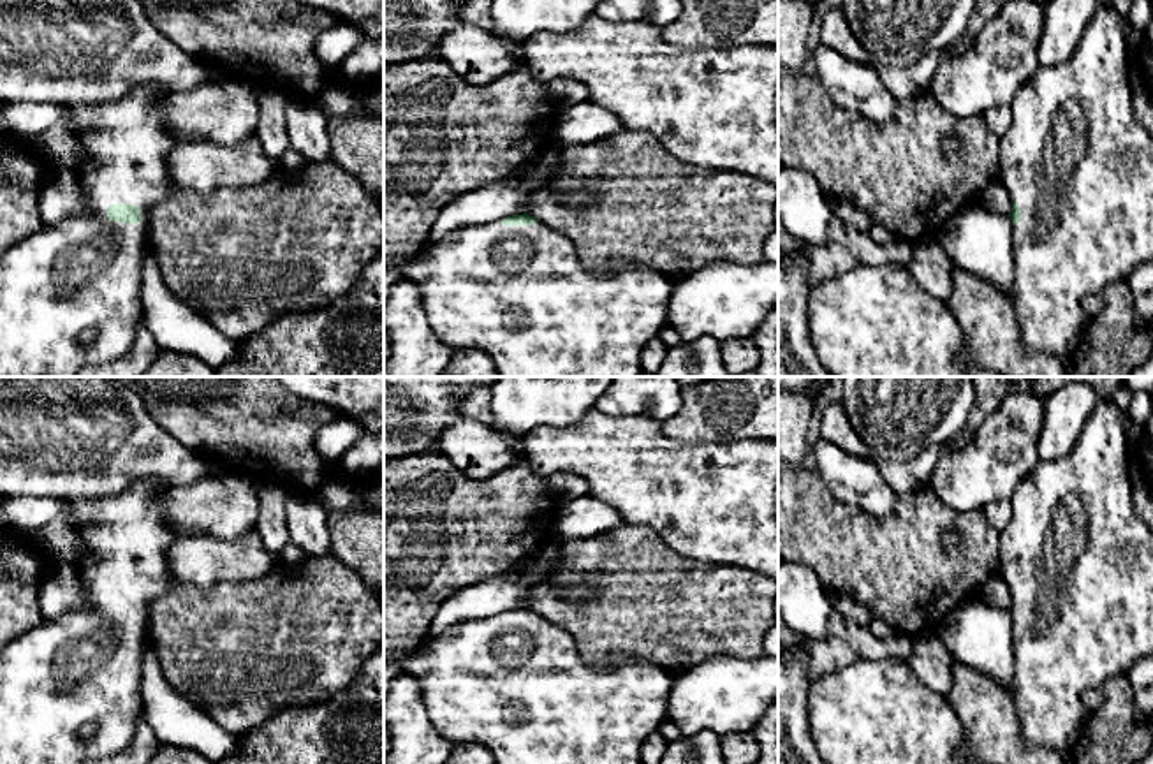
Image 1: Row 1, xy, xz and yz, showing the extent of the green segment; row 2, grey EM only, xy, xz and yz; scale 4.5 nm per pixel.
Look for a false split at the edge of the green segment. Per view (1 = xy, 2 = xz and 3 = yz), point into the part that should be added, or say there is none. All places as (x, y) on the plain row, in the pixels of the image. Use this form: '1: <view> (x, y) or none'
1: xy (69, 689)
2: xz (518, 687)
3: yz (1078, 557)

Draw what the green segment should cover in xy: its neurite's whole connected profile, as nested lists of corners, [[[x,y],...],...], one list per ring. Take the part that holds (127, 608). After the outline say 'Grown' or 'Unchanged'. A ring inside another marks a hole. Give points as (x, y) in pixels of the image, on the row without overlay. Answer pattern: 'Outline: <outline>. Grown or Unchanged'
Outline: [[[143,482],[113,496],[69,503],[81,549],[74,567],[106,611],[40,620],[0,650],[0,764],[81,764],[129,746],[143,711],[148,606],[169,588],[167,555],[178,539],[155,507],[165,491],[162,484]]]. Grown

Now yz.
Outline: [[[1100,401],[1083,428],[1074,449],[1061,459],[1040,461],[1014,489],[1010,498],[1012,516],[1009,526],[1000,532],[998,574],[1012,591],[1010,614],[1014,618],[1014,680],[1012,702],[1016,708],[1021,736],[1039,746],[1069,752],[1086,734],[1090,713],[1083,708],[1081,695],[1086,690],[1098,690],[1107,680],[1125,676],[1141,658],[1153,655],[1153,533],[1134,509],[1132,486],[1135,479],[1128,470],[1128,430],[1123,412],[1113,401]]]. Grown

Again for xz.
Outline: [[[523,607],[498,618],[465,620],[428,635],[405,662],[424,695],[428,716],[454,745],[486,746],[496,764],[643,764],[641,746],[667,716],[672,672],[643,660],[616,665],[584,664],[574,637],[560,625]]]. Grown

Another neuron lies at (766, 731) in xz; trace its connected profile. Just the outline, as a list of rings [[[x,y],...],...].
[[[778,699],[767,706],[752,734],[760,748],[757,764],[778,764]]]

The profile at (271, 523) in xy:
[[[262,484],[257,491],[259,516],[255,530],[264,549],[275,556],[278,556],[283,546],[290,540],[285,512],[287,493],[289,488],[283,484]]]

